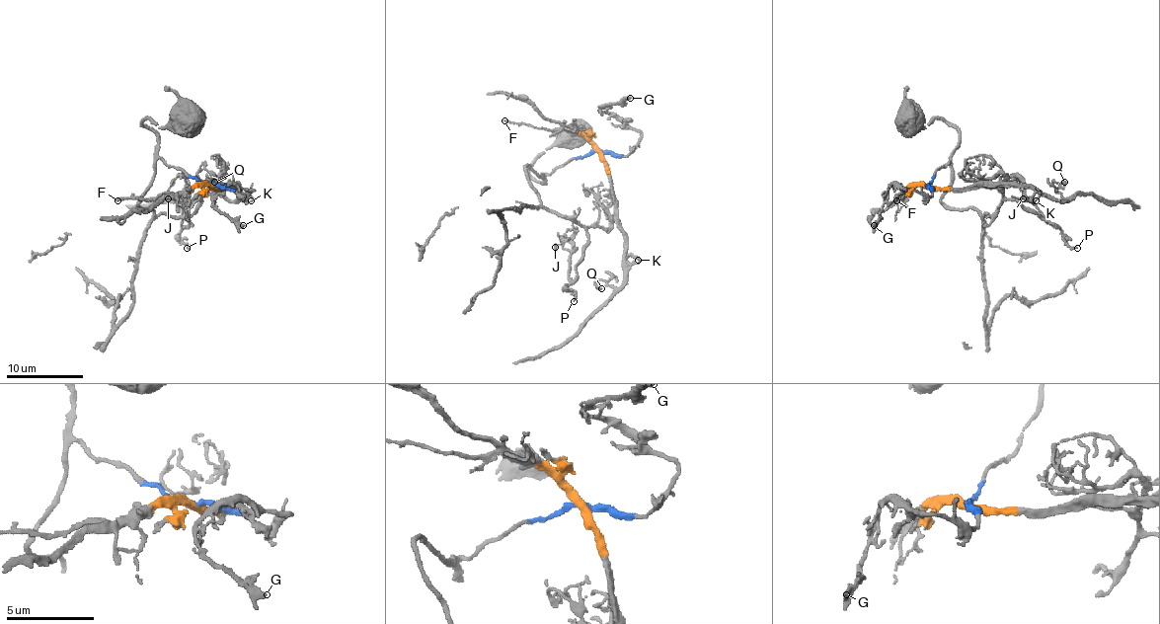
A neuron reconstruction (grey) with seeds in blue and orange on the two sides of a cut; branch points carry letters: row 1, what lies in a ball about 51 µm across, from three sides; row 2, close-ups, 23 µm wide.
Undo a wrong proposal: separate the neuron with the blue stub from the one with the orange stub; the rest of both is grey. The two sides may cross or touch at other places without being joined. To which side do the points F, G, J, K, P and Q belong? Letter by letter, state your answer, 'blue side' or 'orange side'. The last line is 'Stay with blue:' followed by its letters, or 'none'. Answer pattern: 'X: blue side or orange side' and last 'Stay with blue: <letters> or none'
F: orange side
G: blue side
J: blue side
K: orange side
P: blue side
Q: orange side
Stay with blue: G, J, P

